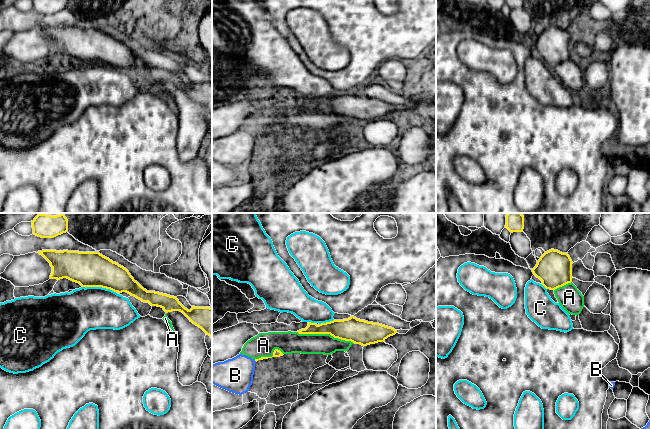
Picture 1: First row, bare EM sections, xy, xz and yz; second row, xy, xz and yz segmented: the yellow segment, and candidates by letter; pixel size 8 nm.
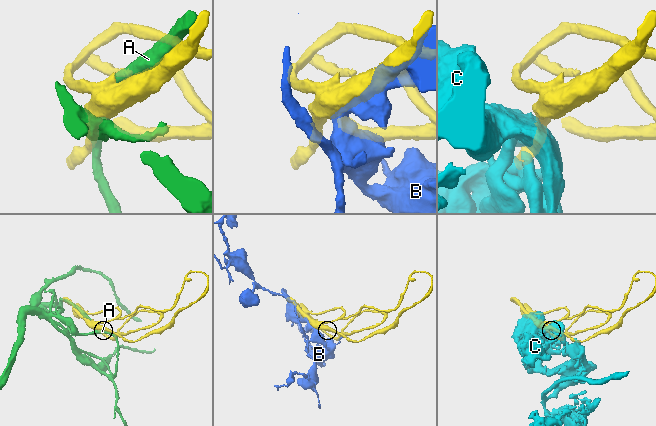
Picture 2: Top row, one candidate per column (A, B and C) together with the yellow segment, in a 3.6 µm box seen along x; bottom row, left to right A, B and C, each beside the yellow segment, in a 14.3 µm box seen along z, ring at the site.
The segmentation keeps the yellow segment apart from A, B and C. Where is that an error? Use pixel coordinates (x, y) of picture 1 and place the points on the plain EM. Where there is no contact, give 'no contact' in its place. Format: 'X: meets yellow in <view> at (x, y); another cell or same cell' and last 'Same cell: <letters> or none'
A: meets yellow in xz at (325, 109); same cell
B: meets yellow in xz at (255, 136); another cell
C: meets yellow in xy at (99, 62); another cell
Same cell: A

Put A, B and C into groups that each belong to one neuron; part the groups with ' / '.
A / B / C

